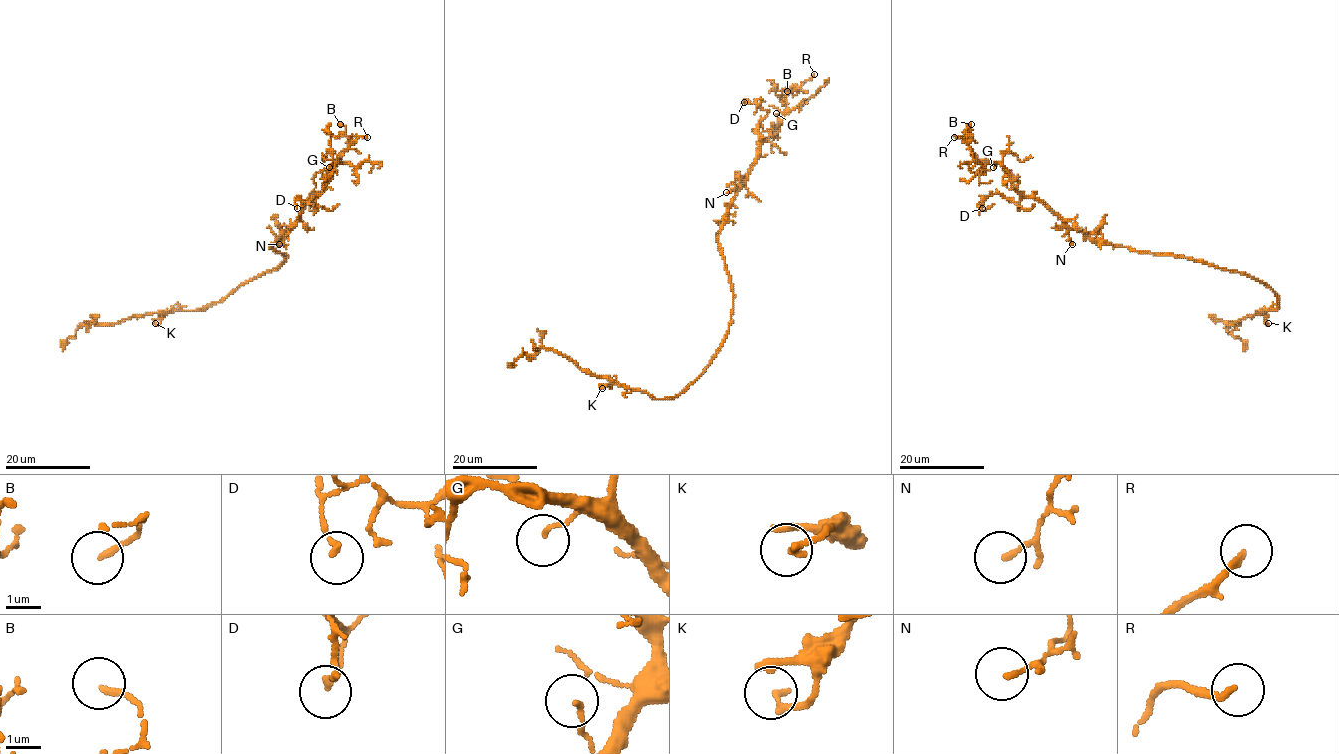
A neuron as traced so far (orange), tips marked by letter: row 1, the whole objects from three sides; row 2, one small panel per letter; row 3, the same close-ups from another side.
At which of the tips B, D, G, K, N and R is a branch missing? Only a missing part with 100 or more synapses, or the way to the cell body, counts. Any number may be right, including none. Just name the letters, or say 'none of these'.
R

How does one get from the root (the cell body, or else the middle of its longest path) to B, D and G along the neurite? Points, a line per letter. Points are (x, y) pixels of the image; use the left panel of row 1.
B: (285, 258), (270, 245), (320, 192), (326, 173), (348, 146), (350, 141), (342, 133), (345, 127), (340, 124)
D: (285, 258), (270, 245), (319, 194), (308, 201), (299, 198), (297, 208)
G: (285, 258), (270, 245), (298, 219), (300, 211), (320, 192), (329, 167)

